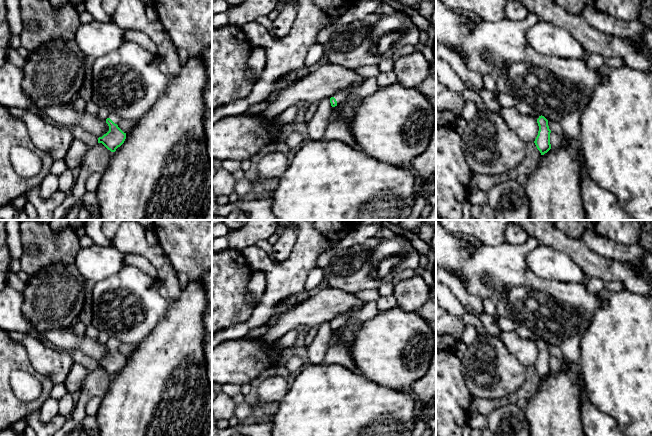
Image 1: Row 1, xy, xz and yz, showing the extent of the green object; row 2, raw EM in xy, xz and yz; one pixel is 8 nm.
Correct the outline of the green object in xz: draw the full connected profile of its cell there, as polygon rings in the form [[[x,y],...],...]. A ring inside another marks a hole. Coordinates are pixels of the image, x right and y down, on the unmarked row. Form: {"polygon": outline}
{"polygon": [[[361,305],[359,307],[356,307],[354,309],[352,309],[350,312],[348,313],[344,313],[342,315],[339,315],[337,317],[335,317],[331,322],[330,322],[330,327],[332,331],[337,330],[338,328],[340,328],[348,319],[351,315],[353,315],[354,313],[356,313],[357,311],[359,311],[362,307],[364,306]]]}

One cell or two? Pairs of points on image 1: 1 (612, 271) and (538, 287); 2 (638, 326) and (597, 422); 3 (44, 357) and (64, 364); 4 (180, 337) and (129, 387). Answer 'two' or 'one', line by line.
1: two
2: two
3: one
4: one

